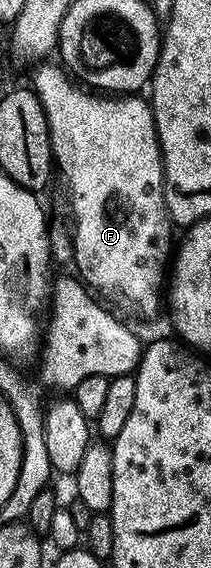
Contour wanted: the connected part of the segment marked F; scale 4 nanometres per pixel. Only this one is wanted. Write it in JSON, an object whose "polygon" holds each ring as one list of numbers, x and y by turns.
{"polygon":[[45,65,36,67,38,70,33,74,31,89,43,104,55,166,60,177,61,174,65,177,65,186,69,189,76,273,90,291,106,294,111,301,118,302,123,309,141,318,153,318,157,309,163,306,163,287,171,262,169,237,175,231,165,206,165,169,161,163,161,145,153,108,141,96,102,96,90,92,78,85,61,66,62,71,57,66]]}

